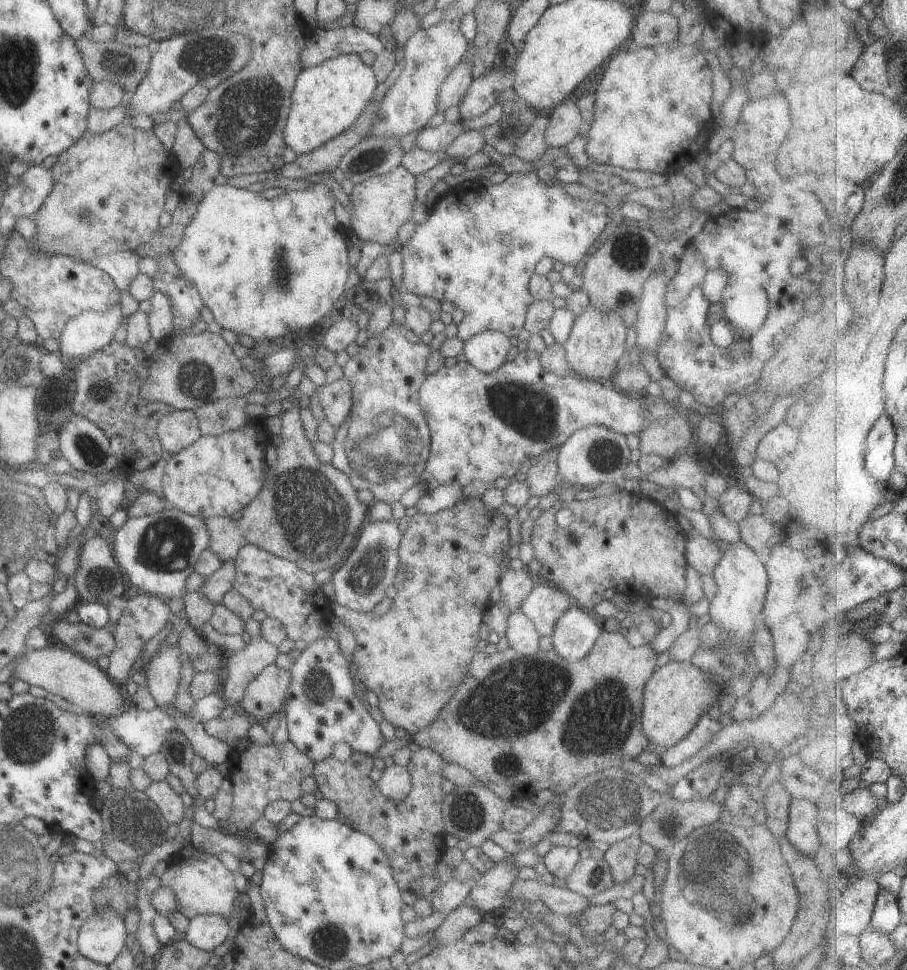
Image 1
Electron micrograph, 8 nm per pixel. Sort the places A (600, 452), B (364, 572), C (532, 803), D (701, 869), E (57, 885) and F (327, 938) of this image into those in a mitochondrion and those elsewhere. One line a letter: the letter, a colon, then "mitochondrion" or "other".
A: mitochondrion
B: mitochondrion
C: other
D: mitochondrion
E: other
F: mitochondrion

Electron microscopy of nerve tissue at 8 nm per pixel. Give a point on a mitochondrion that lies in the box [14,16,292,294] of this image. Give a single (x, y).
(247, 113)

